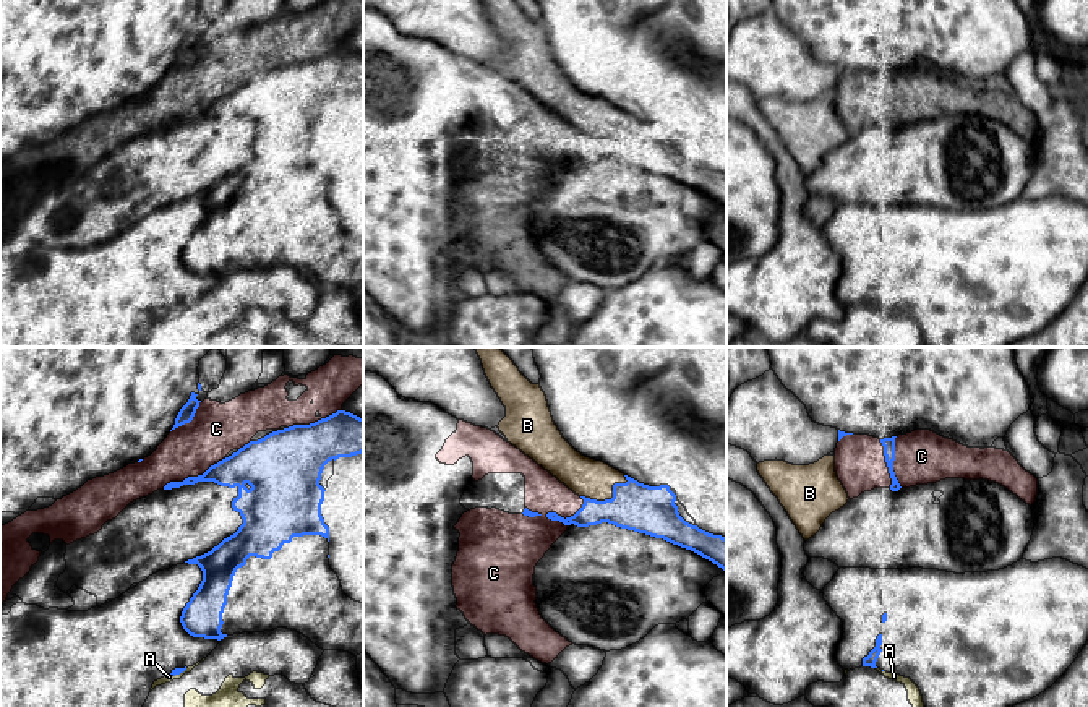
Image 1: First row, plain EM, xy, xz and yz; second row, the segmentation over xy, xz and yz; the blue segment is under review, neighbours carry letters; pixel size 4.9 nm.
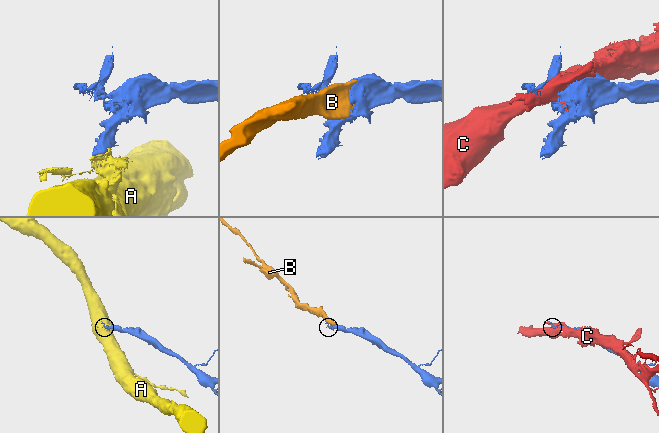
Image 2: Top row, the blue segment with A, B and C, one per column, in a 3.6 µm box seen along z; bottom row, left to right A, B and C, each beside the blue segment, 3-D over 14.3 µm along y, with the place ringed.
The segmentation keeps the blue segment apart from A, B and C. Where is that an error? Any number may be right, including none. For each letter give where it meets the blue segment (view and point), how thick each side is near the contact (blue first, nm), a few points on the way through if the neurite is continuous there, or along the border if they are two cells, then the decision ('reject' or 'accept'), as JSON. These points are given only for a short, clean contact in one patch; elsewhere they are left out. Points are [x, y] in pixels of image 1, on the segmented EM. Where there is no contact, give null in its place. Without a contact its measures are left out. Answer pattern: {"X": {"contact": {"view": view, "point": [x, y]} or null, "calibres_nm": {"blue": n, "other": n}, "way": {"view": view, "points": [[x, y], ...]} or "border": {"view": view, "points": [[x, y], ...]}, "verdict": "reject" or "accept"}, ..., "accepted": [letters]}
{"A": {"contact": {"view": "xy", "point": [179, 673]}, "calibres_nm": {"blue": 30, "other": 40}, "verdict": "reject"}, "B": {"contact": {"view": "xz", "point": [608, 500]}, "calibres_nm": {"blue": 240, "other": 190}, "verdict": "accept"}, "C": {"contact": {"view": "xz", "point": [566, 518]}, "calibres_nm": {"blue": 130, "other": 240}, "verdict": "reject"}, "accepted": ["B"]}

